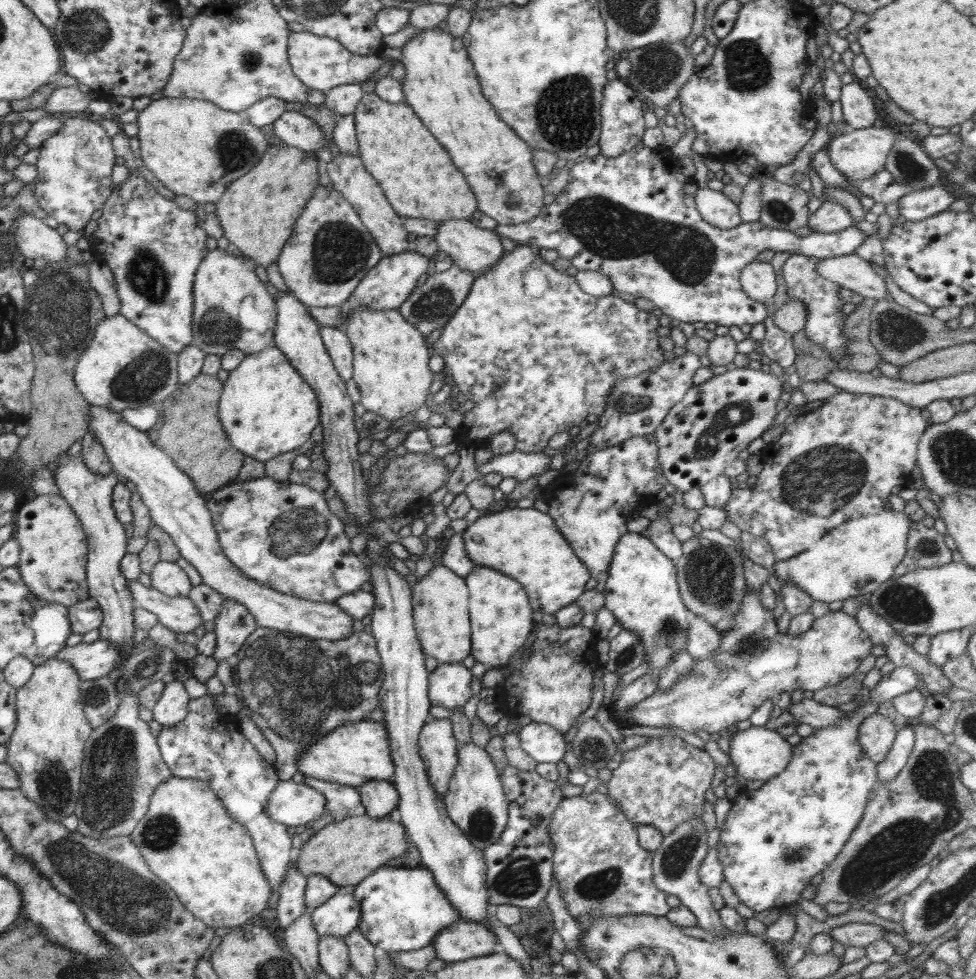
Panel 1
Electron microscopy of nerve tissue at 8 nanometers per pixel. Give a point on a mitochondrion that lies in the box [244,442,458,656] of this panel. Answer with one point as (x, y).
(297, 533)

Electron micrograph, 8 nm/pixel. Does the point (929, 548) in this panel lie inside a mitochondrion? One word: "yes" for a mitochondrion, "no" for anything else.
yes

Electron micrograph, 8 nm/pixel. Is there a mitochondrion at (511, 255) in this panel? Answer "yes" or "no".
no

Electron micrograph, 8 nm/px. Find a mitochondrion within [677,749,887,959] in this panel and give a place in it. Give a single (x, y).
(793, 855)

